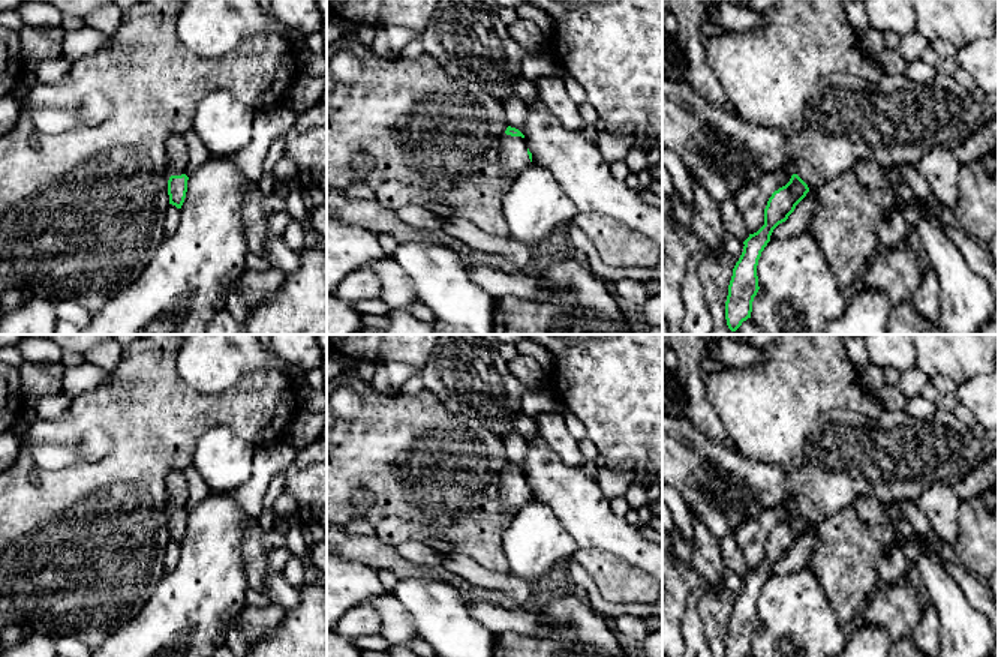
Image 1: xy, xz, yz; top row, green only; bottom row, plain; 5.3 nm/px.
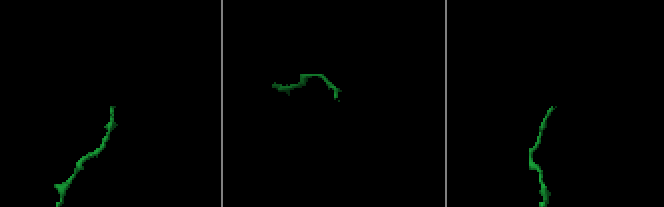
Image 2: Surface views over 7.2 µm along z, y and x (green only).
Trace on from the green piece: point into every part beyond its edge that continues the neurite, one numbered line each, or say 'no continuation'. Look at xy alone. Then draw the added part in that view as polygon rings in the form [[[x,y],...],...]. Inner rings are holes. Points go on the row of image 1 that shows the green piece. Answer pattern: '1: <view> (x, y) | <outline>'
1: xy (177, 156) | [[[175,134],[169,136],[165,144],[165,152],[168,176],[171,177],[184,174],[189,153],[183,135]]]

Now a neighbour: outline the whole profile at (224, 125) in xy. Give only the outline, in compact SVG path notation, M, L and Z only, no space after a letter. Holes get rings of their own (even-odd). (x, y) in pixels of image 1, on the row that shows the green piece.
M211 90L196 105L192 128L210 158L225 158L243 150L252 140L255 111L226 90Z

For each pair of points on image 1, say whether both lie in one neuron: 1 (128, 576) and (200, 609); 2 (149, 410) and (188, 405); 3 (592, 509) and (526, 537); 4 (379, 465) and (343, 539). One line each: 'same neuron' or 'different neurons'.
1: different neurons
2: same neuron
3: different neurons
4: different neurons

